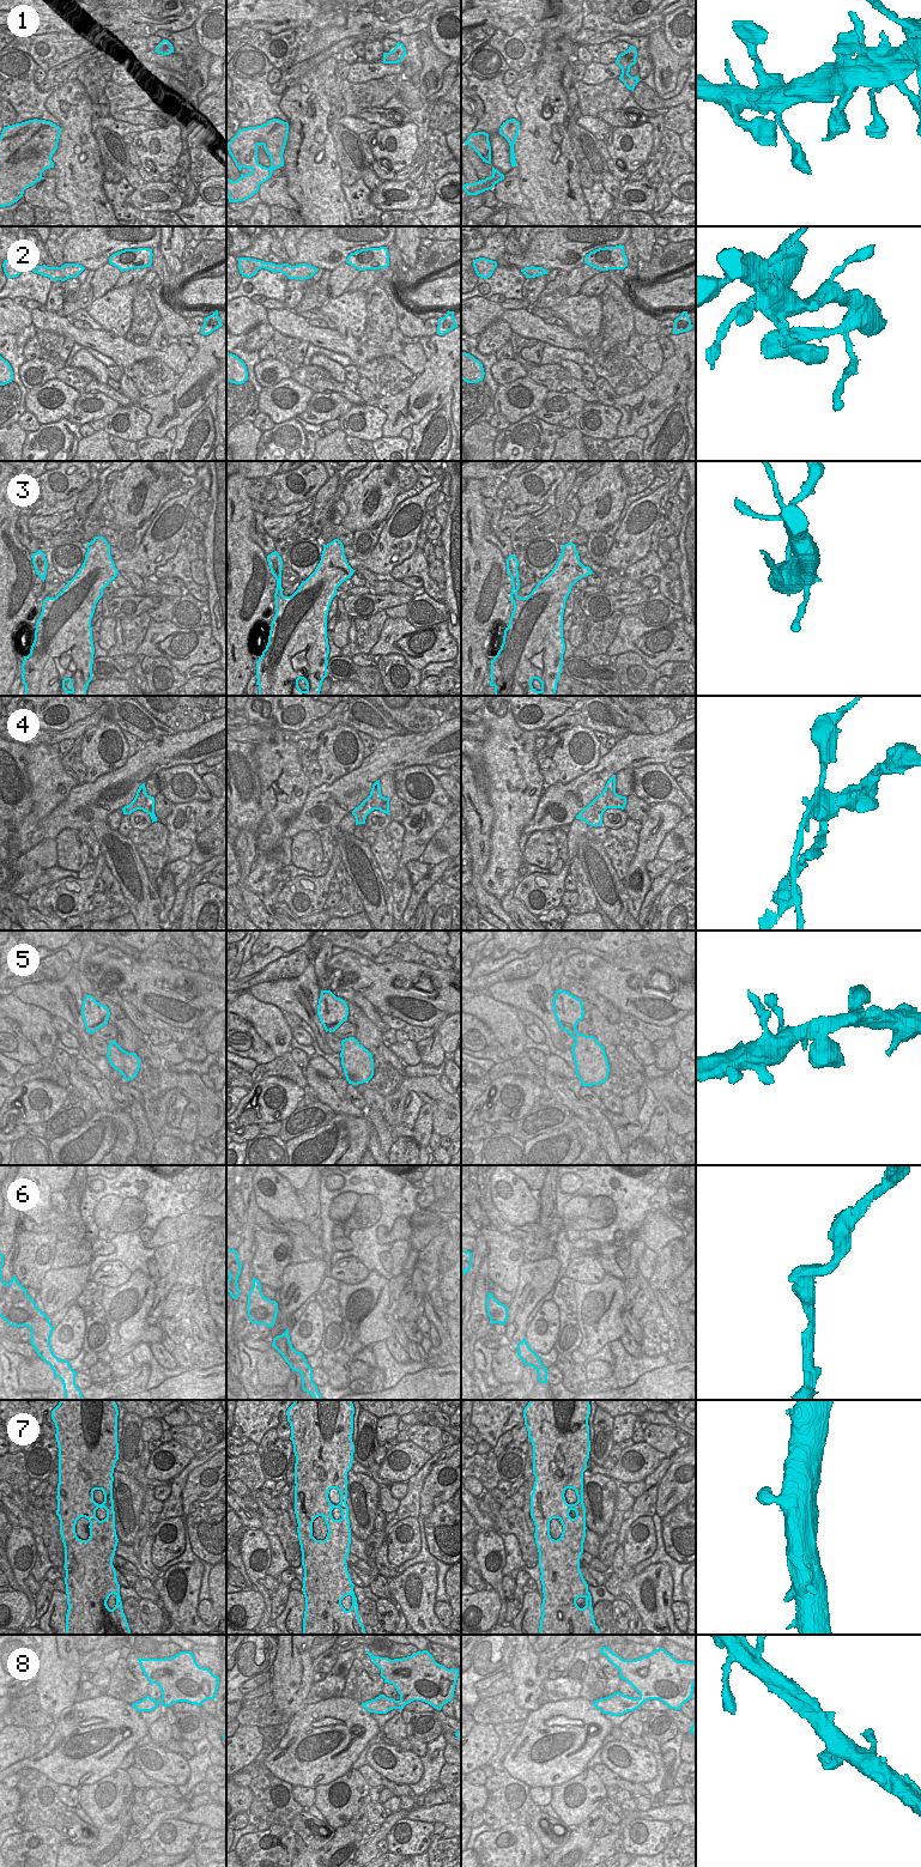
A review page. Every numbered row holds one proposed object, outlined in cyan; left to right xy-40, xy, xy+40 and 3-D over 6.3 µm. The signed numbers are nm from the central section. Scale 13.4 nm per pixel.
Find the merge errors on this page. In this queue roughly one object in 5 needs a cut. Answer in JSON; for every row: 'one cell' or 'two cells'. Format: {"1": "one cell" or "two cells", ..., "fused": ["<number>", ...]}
{"1": "one cell", "2": "one cell", "3": "two cells", "4": "two cells", "5": "one cell", "6": "one cell", "7": "one cell", "8": "one cell", "fused": ["3", "4"]}

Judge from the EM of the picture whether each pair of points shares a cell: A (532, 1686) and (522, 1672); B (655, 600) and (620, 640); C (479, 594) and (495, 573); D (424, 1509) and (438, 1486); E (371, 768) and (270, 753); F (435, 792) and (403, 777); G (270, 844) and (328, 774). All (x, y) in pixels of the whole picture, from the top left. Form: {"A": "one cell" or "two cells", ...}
{"A": "one cell", "B": "two cells", "C": "one cell", "D": "one cell", "E": "two cells", "F": "one cell", "G": "two cells"}

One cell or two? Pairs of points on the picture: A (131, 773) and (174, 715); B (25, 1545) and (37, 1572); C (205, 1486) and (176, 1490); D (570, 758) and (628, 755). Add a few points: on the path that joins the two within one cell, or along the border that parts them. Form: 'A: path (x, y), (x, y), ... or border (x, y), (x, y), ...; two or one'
A: border (204, 722), (177, 733); two
B: border (35, 1535), (35, 1564), (29, 1572); two
C: border (199, 1466), (189, 1473), (182, 1491), (183, 1515); two
D: border (600, 758), (594, 767), (577, 776); two

